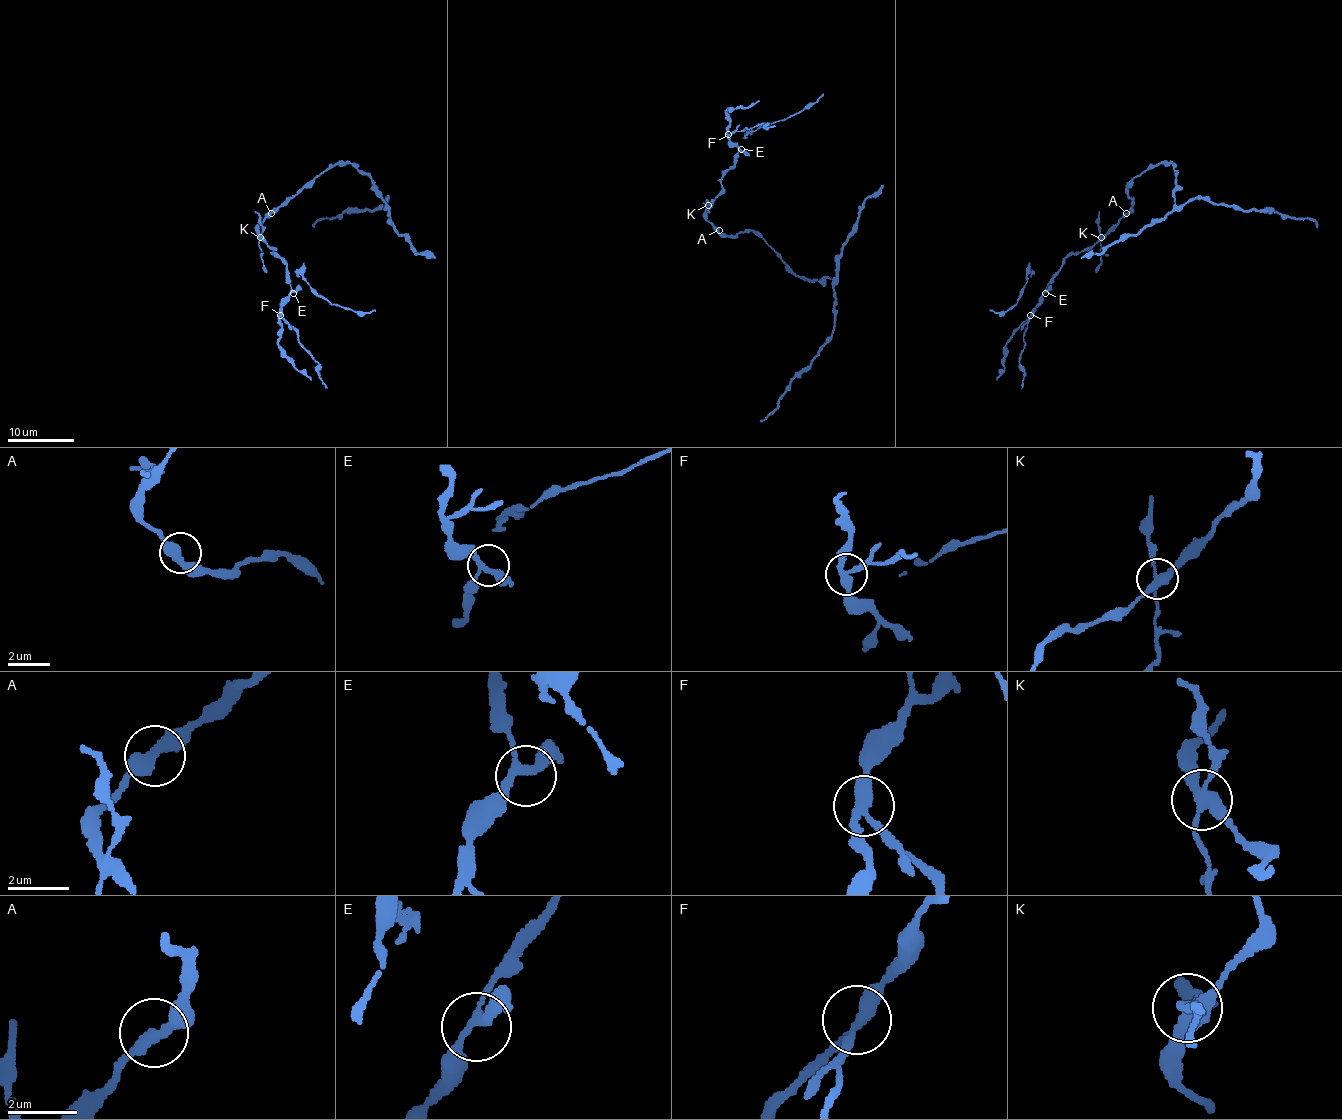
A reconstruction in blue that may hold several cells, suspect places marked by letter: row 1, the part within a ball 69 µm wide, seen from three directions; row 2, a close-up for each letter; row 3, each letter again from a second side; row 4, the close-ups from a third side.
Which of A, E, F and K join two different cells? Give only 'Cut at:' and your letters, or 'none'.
Cut at: F, K

